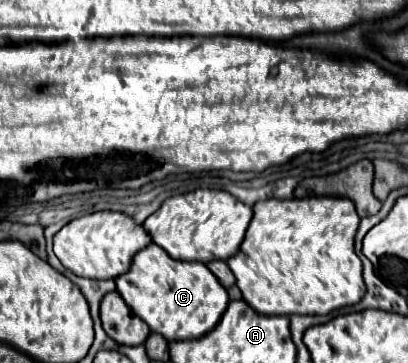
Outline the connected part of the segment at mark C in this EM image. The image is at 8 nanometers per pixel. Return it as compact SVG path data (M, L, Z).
M150 243L136 253L128 273L116 279L116 289L150 331L160 333L168 341L198 339L206 335L218 323L228 305L226 289L204 263L176 261L156 243Z

